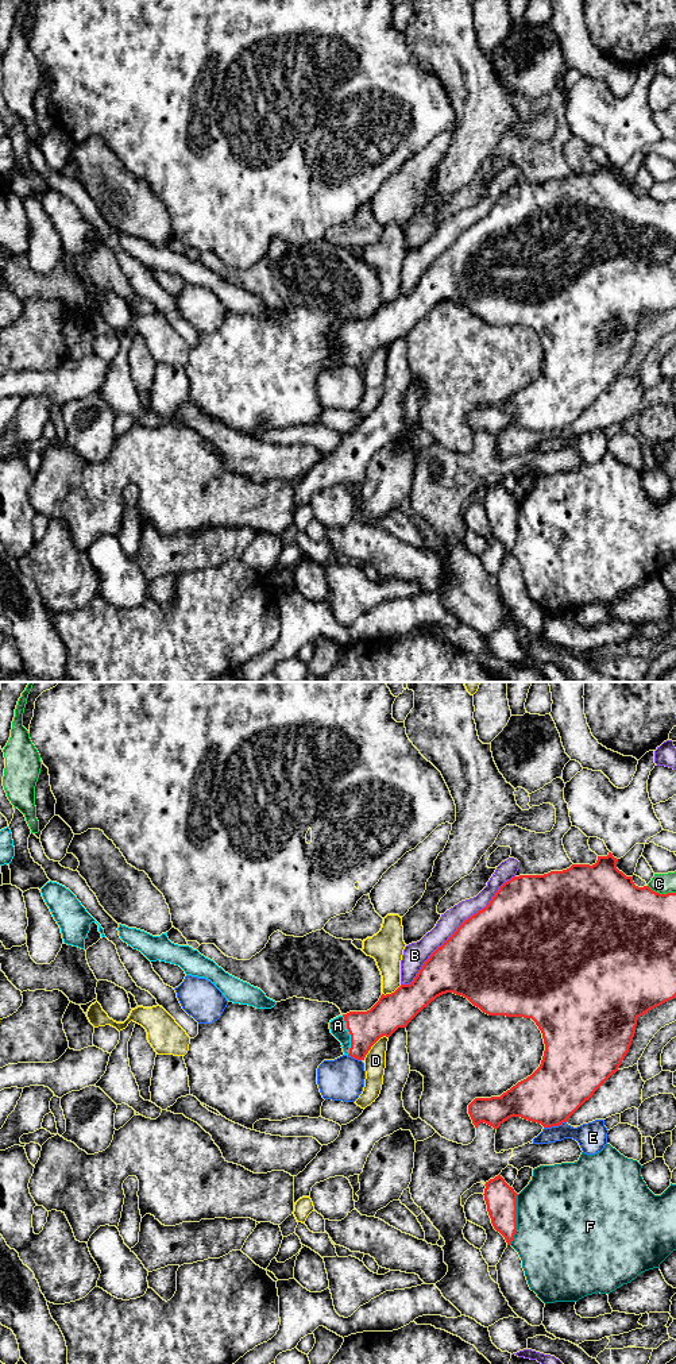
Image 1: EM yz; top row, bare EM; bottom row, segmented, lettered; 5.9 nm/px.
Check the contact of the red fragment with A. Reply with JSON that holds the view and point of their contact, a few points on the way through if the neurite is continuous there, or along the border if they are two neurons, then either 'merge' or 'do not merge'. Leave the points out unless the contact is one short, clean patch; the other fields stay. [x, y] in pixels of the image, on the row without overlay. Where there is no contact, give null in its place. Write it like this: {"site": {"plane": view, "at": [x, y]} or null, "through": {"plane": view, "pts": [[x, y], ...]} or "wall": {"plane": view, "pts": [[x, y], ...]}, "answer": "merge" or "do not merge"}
{"site": {"plane": "yz", "at": [351, 345]}, "through": {"plane": "yz", "pts": [[386, 324], [351, 345], [338, 334]]}, "answer": "merge"}

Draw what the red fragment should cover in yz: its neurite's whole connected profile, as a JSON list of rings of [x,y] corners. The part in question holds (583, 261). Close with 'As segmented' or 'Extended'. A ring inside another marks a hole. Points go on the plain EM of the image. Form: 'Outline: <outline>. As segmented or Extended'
Outline: [[[609,161],[607,165],[598,165],[596,172],[592,174],[572,173],[563,180],[551,180],[544,184],[519,184],[505,190],[484,217],[466,228],[457,239],[429,265],[410,293],[401,293],[394,301],[382,303],[379,309],[367,320],[349,320],[331,328],[331,342],[341,351],[344,363],[364,369],[371,355],[381,346],[390,346],[398,336],[406,336],[407,332],[437,305],[453,301],[467,307],[474,315],[488,324],[532,327],[541,339],[545,352],[541,373],[530,385],[518,390],[501,405],[475,406],[468,413],[468,423],[475,436],[478,436],[480,431],[484,431],[498,438],[511,425],[521,425],[541,432],[544,436],[559,435],[567,431],[568,427],[618,379],[631,354],[637,327],[676,305],[676,201],[660,203],[653,200],[649,194],[636,194],[633,185],[626,185],[617,177],[617,170],[618,167]]]. Extended

